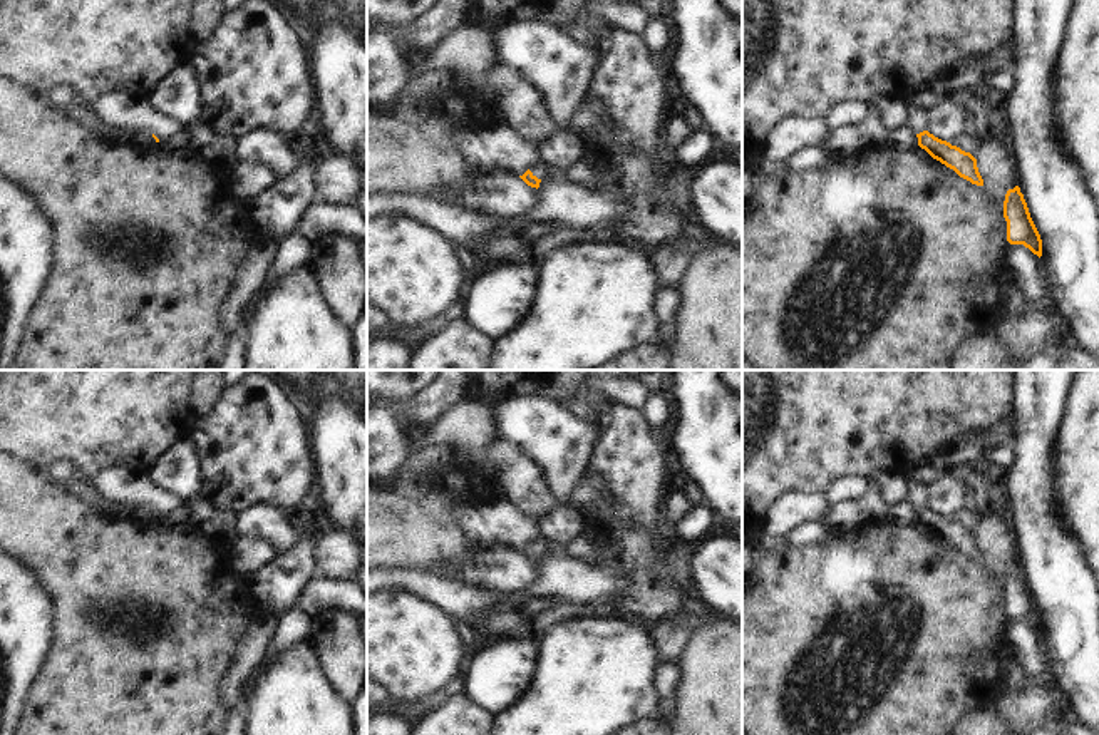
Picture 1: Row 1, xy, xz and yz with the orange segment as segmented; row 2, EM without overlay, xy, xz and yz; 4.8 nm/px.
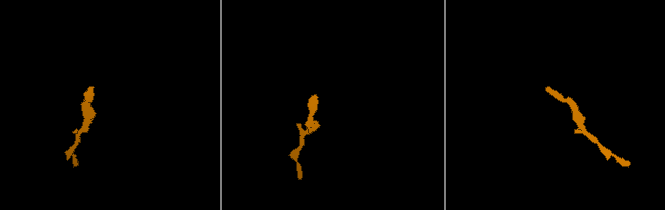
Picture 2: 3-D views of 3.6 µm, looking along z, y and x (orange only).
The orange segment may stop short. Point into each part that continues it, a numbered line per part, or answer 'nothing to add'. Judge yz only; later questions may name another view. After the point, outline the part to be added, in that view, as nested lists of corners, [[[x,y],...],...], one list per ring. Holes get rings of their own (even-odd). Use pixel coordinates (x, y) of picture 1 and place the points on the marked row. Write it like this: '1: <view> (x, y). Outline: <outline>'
1: yz (918, 114). Outline: [[[908,104],[908,121],[906,126],[915,132],[920,134],[923,131],[926,131],[926,121],[930,117],[930,109],[920,105],[920,104]]]

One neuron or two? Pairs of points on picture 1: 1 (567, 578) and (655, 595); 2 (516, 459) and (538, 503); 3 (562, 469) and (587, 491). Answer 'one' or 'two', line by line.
1: two
2: one
3: two

